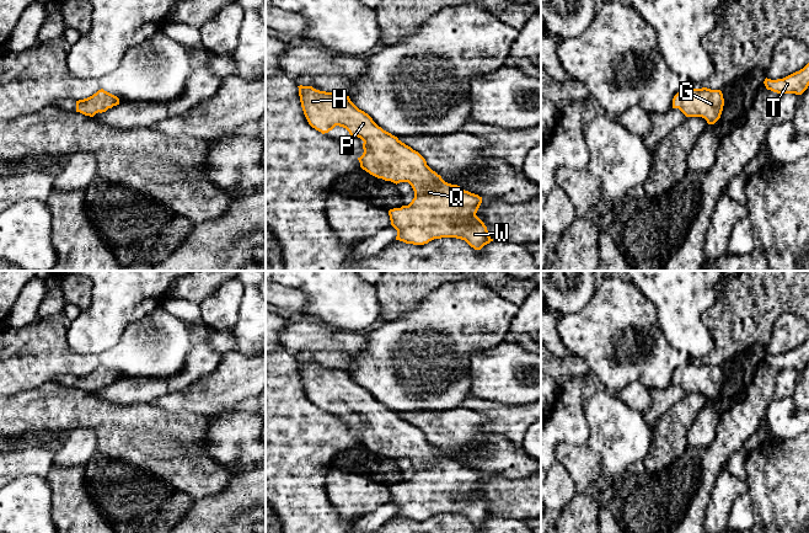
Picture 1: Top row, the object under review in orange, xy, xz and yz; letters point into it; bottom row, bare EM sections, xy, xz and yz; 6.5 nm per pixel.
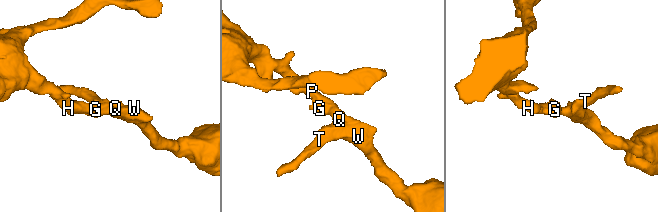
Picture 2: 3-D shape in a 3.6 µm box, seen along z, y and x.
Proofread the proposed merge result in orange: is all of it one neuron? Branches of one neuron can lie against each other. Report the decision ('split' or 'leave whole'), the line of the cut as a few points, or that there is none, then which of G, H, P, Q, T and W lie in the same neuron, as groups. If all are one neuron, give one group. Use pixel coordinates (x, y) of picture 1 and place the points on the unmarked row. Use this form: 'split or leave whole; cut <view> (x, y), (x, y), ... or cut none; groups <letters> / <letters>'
leave whole; cut none; groups G H P Q T W

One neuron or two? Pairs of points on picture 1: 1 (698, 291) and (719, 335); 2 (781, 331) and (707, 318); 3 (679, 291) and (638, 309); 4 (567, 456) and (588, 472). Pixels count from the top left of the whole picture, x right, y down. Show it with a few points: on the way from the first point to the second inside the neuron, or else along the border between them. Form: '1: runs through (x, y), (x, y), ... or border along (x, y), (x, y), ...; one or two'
1: border along (722, 283), (719, 297), (701, 316), (711, 336); two
2: border along (796, 314), (783, 313), (765, 345); two
3: border along (633, 283), (655, 308), (657, 323), (662, 330); two
4: runs through (572, 457), (583, 467); one

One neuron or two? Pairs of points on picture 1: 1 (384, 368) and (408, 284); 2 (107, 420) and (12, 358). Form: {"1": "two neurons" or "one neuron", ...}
{"1": "two neurons", "2": "two neurons"}

